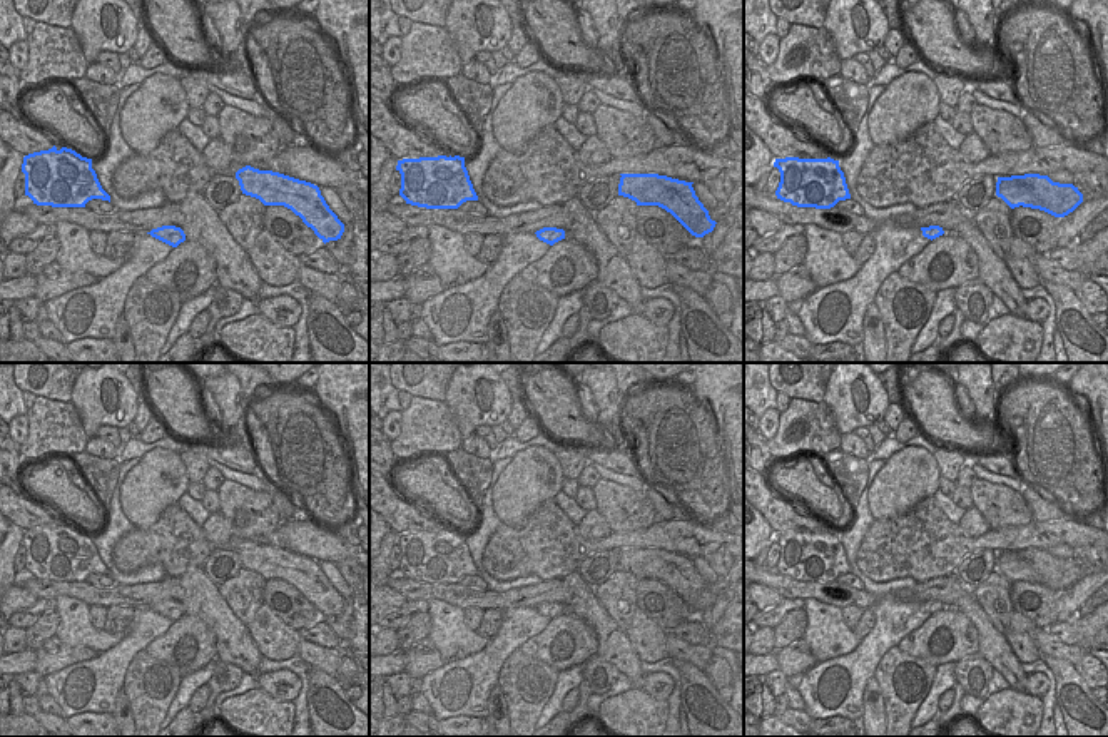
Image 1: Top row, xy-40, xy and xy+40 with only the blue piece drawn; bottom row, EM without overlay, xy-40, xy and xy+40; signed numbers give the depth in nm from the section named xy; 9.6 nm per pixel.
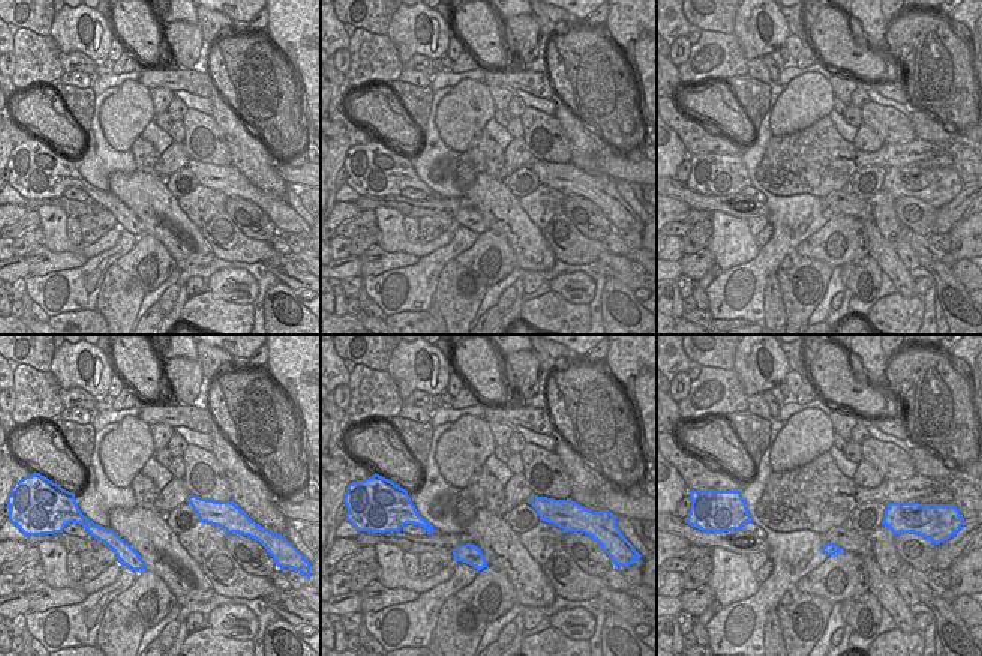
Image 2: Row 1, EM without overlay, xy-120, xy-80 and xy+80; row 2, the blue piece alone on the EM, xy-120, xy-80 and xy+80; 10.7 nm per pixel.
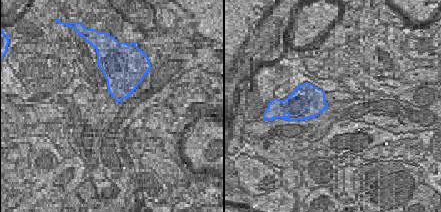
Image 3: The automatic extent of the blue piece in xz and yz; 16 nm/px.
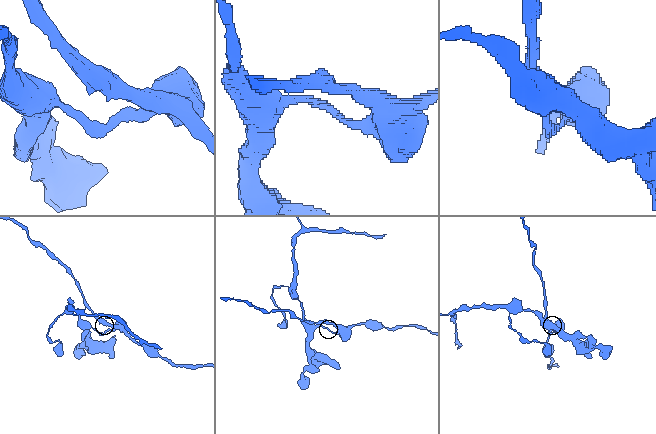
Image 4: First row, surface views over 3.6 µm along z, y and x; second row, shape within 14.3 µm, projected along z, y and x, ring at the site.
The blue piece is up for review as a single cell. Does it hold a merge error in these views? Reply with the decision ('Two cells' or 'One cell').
Two cells

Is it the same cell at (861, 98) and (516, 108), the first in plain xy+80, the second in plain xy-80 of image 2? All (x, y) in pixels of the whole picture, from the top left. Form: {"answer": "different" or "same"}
{"answer": "same"}

